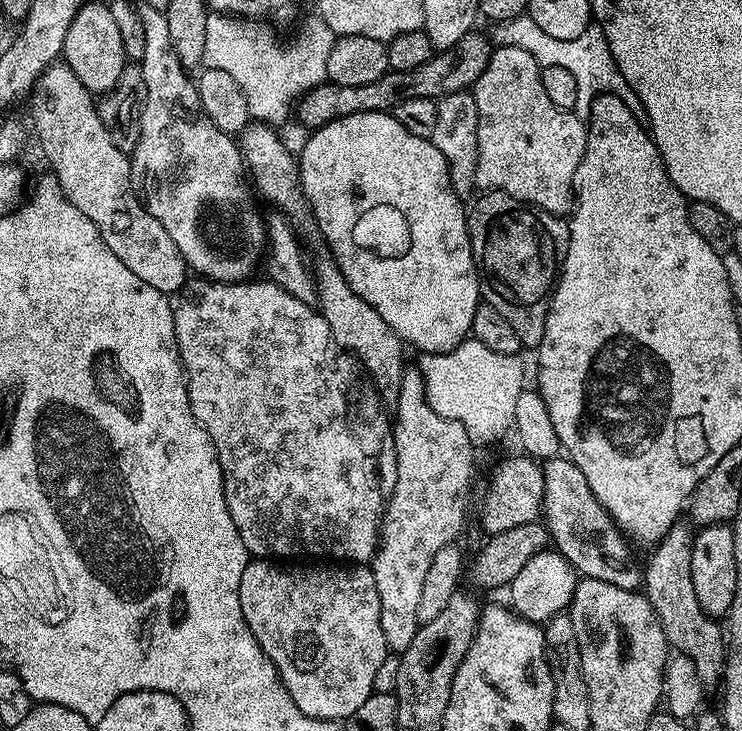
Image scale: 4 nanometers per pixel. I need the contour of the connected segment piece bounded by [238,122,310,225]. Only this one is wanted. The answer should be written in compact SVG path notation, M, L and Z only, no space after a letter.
M252 122L239 133L238 143L247 171L256 179L261 194L276 207L273 209L279 210L289 221L297 225L309 223L310 205L300 188L300 165L297 157L288 153L287 146L280 141L276 132L279 131L271 124Z

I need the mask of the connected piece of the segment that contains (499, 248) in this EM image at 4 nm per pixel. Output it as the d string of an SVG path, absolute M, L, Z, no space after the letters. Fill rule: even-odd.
M485 191L478 196L471 201L467 218L483 303L494 306L514 326L514 334L518 334L525 349L539 349L550 293L556 287L568 253L569 221L523 204L505 192Z

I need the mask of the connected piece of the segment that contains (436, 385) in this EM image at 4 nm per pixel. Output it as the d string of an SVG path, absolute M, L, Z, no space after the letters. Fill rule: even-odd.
M475 338L463 340L459 346L449 352L430 352L419 357L418 367L424 379L426 398L434 414L462 422L466 434L473 446L492 444L504 435L509 435L514 425L514 406L518 403L518 394L525 391L524 364L519 355L498 354L490 346L482 346Z

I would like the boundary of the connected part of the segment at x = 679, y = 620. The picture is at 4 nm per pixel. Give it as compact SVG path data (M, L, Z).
M677 522L668 533L651 549L652 557L642 568L642 592L647 596L662 630L668 635L669 645L680 651L694 669L694 676L705 689L721 683L726 663L726 632L715 619L707 616L698 606L694 594L694 578L690 578L690 554L692 553L691 527L683 528Z

